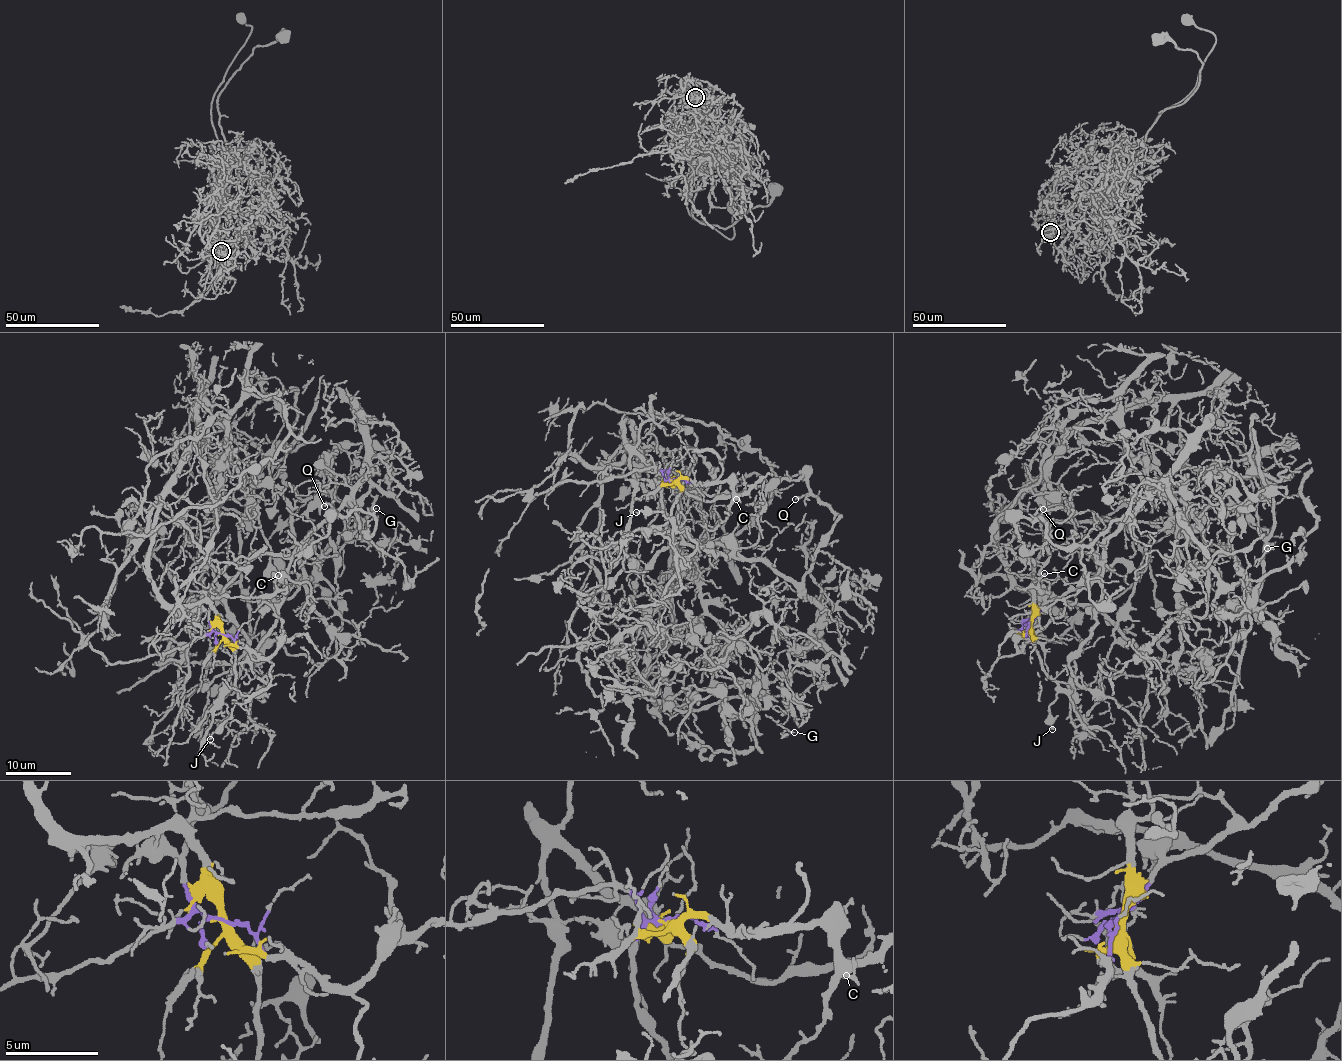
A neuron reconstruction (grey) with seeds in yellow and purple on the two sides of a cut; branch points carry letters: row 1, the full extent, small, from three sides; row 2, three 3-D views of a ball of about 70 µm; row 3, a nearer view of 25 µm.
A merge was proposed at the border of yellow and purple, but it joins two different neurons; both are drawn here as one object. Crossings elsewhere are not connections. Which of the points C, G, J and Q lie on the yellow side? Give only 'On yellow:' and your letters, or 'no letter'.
On yellow: C, J

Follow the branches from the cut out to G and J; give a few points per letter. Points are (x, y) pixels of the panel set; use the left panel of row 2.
G: (222, 635), (213, 600), (251, 560), (290, 554), (368, 462), (361, 538), (375, 508)
J: (222, 635), (225, 644), (235, 653), (237, 691), (231, 715), (209, 739)

